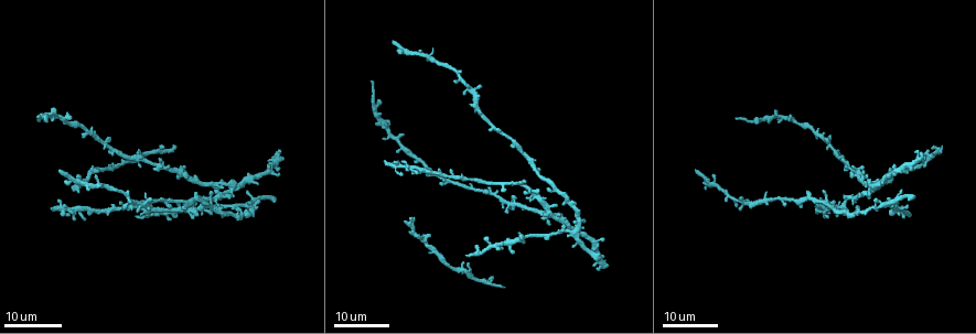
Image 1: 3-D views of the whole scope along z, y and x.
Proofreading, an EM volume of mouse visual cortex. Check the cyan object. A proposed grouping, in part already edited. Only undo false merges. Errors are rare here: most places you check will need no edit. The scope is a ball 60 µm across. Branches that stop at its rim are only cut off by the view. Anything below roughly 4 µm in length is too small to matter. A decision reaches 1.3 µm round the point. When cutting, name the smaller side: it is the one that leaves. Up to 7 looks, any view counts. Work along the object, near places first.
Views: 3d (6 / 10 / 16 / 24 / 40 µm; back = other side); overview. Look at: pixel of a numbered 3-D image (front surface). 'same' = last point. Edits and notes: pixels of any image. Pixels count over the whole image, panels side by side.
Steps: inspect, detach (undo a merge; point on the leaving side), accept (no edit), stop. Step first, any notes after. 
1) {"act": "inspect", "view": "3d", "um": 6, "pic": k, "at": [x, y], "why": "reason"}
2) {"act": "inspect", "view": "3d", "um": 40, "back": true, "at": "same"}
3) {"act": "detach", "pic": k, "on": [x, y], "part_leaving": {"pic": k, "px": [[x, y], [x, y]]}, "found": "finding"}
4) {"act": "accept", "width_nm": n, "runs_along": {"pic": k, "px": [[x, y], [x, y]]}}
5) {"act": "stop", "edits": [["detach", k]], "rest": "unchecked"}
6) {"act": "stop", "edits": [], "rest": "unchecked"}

{"act": "inspect", "view": "3d", "um": 16, "pic": 1, "at": [228, 184]}

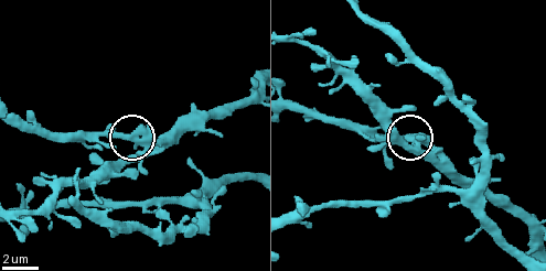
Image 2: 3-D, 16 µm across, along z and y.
{"act": "inspect", "view": "3d", "um": 6, "pic": 2, "at": [128, 137]}

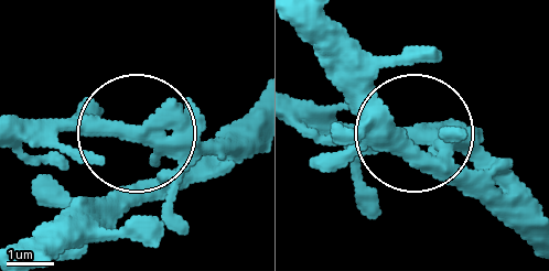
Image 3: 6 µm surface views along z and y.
{"act": "inspect", "view": "3d", "um": 6, "back": true, "pic": 3, "at": [130, 132]}

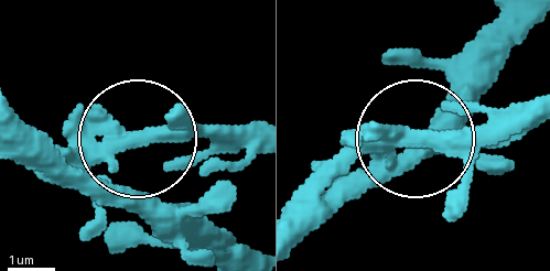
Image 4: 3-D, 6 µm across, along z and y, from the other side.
{"act": "accept", "runs_along": {"pic": 4, "px": [[233, 259], [126, 196], [114, 172], [126, 137], [19, 149]]}, "found": "continuous, no second cell"}

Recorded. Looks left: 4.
{"act": "inspect", "view": "3d", "um": 16, "pic": 1, "at": [227, 214], "why": "two arms in line, one across"}

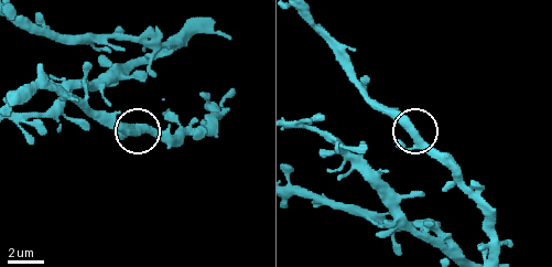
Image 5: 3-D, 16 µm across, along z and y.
{"act": "inspect", "view": "3d", "um": 6, "pic": 5, "at": [417, 137]}

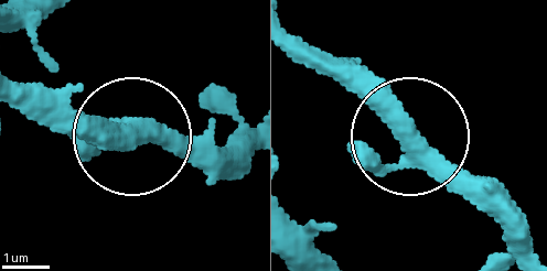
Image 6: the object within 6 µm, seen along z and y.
{"act": "inspect", "view": "3d", "um": 6, "back": true, "pic": 6, "at": [412, 139]}

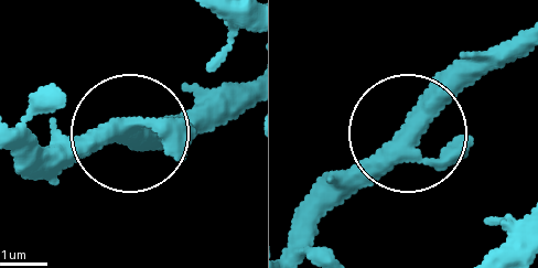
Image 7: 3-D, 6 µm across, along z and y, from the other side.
{"act": "accept", "arms": 3, "found": "continuous, no second cell"}

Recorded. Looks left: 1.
{"act": "stop", "edits": [], "rest": "unchecked"}

